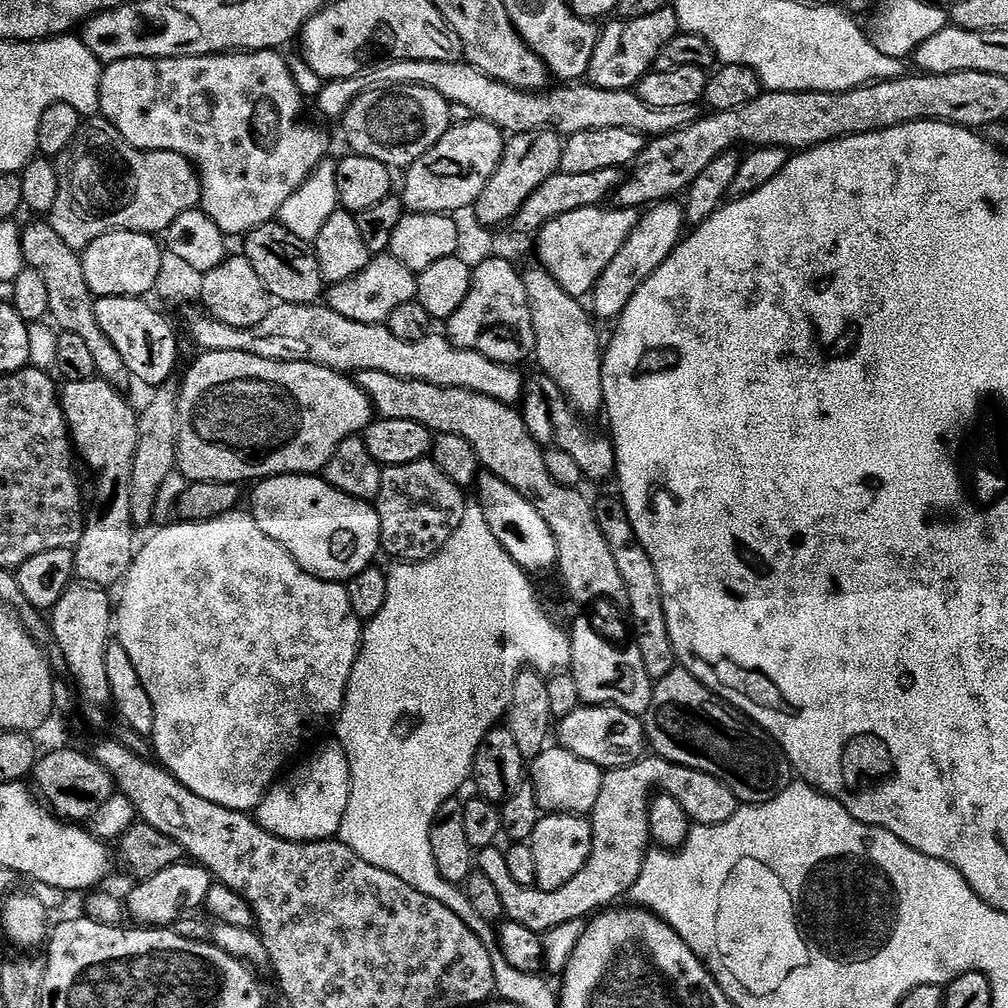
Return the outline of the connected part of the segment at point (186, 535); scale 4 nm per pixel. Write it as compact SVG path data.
M247 511L227 512L224 516L197 524L172 522L156 531L160 532L154 533L145 544L143 541L133 555L130 570L119 585L120 600L118 596L114 608L115 639L124 647L126 654L130 654L130 662L134 662L134 670L138 670L142 686L146 694L150 694L150 702L154 702L154 730L150 743L155 759L172 773L175 780L182 782L182 786L198 794L198 798L206 798L206 802L214 802L230 810L251 813L276 783L281 775L280 767L295 752L303 753L309 747L308 739L318 735L327 724L329 727L330 721L340 715L344 696L348 693L348 679L360 653L362 622L350 606L348 590L343 583L320 580L302 570L291 554L274 542L274 538L266 538L266 534L258 530L258 522L254 522Z

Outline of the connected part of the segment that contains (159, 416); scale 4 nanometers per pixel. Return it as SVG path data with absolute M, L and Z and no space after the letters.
M169 382L159 385L155 389L156 397L145 406L144 412L139 413L136 425L138 426L138 442L134 462L130 470L130 510L132 511L133 525L153 523L152 511L155 498L158 496L162 480L178 468L176 443L178 442L178 422L176 421L176 401L178 388L175 383Z

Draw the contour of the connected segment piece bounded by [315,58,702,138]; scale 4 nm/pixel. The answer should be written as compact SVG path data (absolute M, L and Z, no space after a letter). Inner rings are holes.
M384 58L373 63L370 70L365 70L358 76L327 81L324 87L315 93L316 108L326 119L339 121L348 111L349 106L364 92L375 89L377 86L399 86L401 84L413 84L430 90L438 90L438 94L442 94L442 98L446 98L449 104L457 109L465 108L469 112L467 113L469 117L492 123L500 128L504 134L551 130L561 137L567 138L574 134L582 134L586 130L617 128L618 130L637 132L645 138L655 138L670 134L679 128L685 128L688 124L693 124L693 122L699 120L702 115L701 109L695 104L690 106L650 106L650 102L642 102L639 91L626 88L622 90L602 90L587 82L572 82L567 86L556 86L560 88L552 86L539 92L523 92L520 88L503 84L486 74L482 74L482 70L478 70L473 64L469 64L463 59L454 62L430 62L429 60Z

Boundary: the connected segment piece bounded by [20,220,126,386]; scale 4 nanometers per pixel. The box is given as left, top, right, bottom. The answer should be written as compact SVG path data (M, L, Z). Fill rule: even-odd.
M46 220L28 226L26 224L21 231L20 246L25 265L37 271L46 282L49 298L48 316L51 323L60 332L78 334L78 338L82 338L86 342L86 347L90 349L97 373L112 384L123 385L123 380L126 380L126 369L118 350L114 350L114 344L110 342L110 338L106 338L106 334L102 334L98 326L94 297L90 286L86 286L86 274L82 274L81 253L66 245L52 224Z

